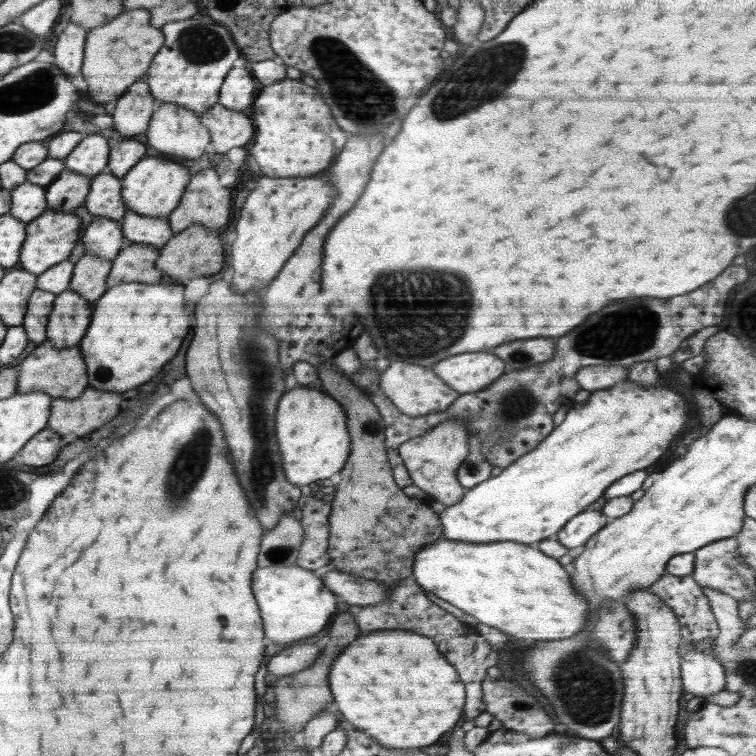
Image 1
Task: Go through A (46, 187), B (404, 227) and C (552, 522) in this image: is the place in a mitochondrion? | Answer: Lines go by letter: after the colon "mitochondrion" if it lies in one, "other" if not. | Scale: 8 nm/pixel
A: other
B: other
C: other

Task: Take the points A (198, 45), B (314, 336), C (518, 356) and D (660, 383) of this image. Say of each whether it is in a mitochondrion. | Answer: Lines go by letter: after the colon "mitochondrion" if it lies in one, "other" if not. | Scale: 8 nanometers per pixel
A: mitochondrion
B: other
C: mitochondrion
D: other

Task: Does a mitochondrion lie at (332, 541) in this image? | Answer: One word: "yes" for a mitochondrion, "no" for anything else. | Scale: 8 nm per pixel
no

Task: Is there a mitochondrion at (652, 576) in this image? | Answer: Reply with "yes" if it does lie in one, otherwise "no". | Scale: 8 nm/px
no

